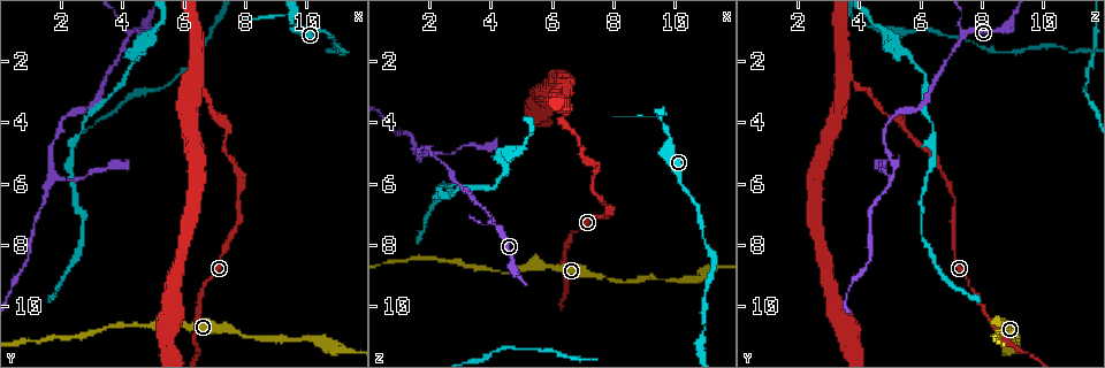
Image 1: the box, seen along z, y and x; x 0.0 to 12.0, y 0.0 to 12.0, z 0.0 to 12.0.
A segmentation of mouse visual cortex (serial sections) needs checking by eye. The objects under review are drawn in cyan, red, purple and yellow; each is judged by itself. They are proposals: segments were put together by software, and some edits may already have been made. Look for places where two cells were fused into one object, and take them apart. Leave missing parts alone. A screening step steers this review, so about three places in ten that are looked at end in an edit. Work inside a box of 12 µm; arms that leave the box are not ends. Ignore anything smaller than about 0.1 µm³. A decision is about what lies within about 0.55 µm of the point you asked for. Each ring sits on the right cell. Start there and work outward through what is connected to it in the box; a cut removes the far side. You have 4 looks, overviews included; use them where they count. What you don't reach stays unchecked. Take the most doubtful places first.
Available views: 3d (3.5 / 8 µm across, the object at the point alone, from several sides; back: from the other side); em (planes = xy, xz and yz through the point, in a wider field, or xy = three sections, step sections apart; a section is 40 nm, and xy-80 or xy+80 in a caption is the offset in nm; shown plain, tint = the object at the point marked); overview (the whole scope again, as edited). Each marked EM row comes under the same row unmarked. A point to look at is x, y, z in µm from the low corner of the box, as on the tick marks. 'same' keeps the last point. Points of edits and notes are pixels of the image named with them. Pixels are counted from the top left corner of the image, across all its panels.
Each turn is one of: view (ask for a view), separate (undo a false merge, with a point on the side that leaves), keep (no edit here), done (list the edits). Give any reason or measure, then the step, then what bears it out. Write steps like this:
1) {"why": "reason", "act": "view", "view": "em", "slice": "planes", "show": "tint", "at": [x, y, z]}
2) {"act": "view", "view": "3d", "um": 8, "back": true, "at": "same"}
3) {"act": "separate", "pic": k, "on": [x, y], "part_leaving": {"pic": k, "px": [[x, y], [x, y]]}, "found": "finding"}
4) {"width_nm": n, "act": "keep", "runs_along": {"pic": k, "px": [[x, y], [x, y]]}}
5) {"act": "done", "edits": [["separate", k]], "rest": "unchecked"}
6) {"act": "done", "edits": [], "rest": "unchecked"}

{"why": "a fork", "act": "view", "view": "3d", "um": 3.5, "at": [1.6, 5.5, 5.1]}

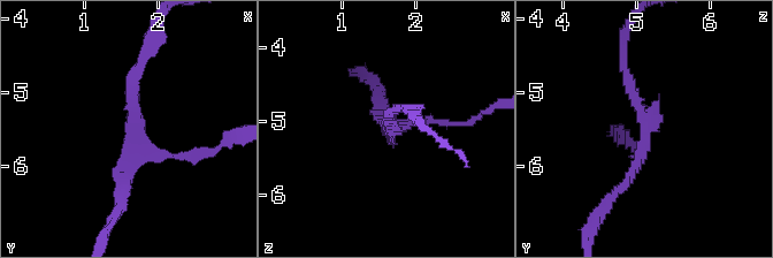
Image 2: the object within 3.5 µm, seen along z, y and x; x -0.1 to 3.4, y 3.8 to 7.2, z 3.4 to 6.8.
{"act": "view", "view": "em", "slice": "xy", "step": 5, "show": "tint", "at": [1.70, 5.60, 5.15]}

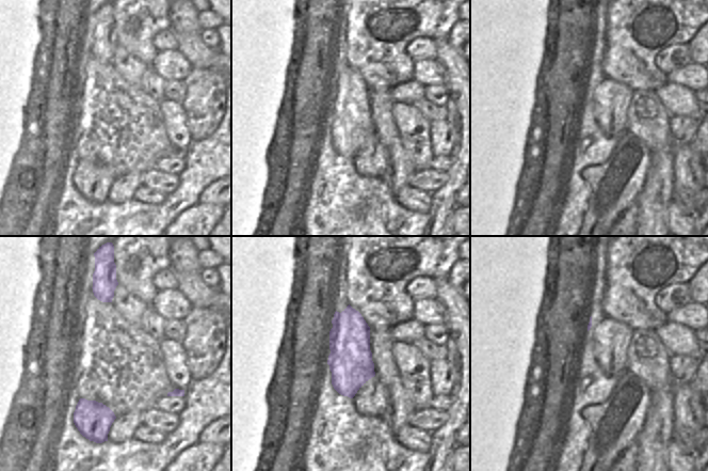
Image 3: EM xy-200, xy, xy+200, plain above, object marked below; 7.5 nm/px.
{"width_nm": 320, "act": "keep", "runs_along": {"pic": 2, "px": [[139, 65], [122, 199]]}, "found": "continuous, no second cell"}

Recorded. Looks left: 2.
{"why": "branch point", "act": "view", "view": "3d", "um": 8, "at": [6.4, 2.5, 3.7]}

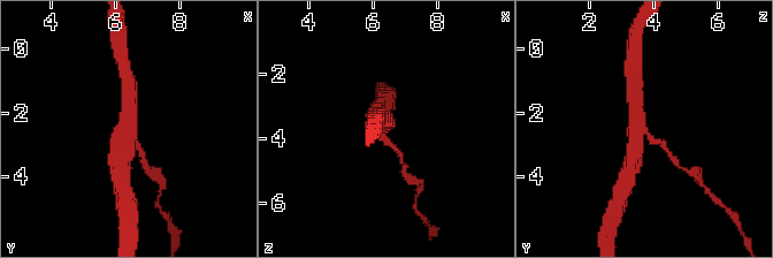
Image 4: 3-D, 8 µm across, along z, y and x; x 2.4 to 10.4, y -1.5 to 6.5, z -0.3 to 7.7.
{"arms": 3, "arm_widths_nm": [150, 400, 450], "act": "view", "view": "em", "slice": "xy", "step": 2, "show": "tint", "at": [6.4, 2.7, 3.7]}

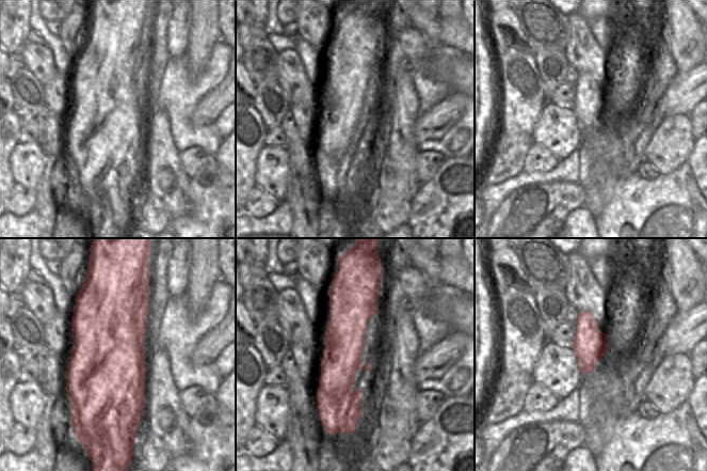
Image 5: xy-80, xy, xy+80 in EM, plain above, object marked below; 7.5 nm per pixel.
{"act": "separate", "pic": 4, "on": [129, 123], "part_leaving": {"pic": 4, "px": [[125, 134], [120, 171]]}, "found": "two cells meet here"}

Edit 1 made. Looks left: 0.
{"act": "done", "edits": [["separate", 4]], "rest": "unchecked"}

